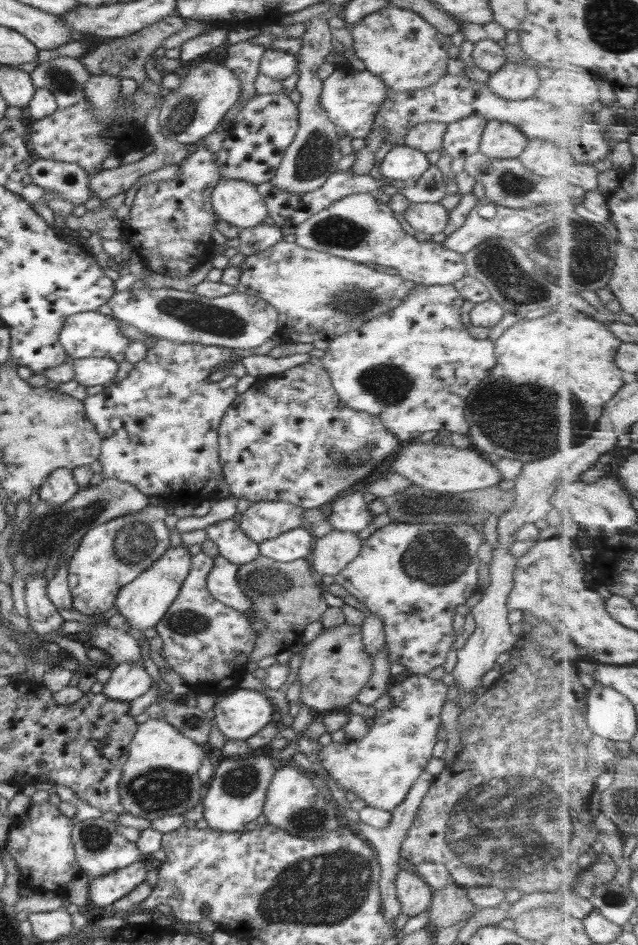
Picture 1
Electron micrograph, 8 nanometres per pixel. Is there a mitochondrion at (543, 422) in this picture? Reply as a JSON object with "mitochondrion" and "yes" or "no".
{"mitochondrion":"yes"}

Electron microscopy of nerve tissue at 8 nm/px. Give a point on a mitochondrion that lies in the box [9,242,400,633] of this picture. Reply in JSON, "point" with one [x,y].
{"point":[43,535]}

